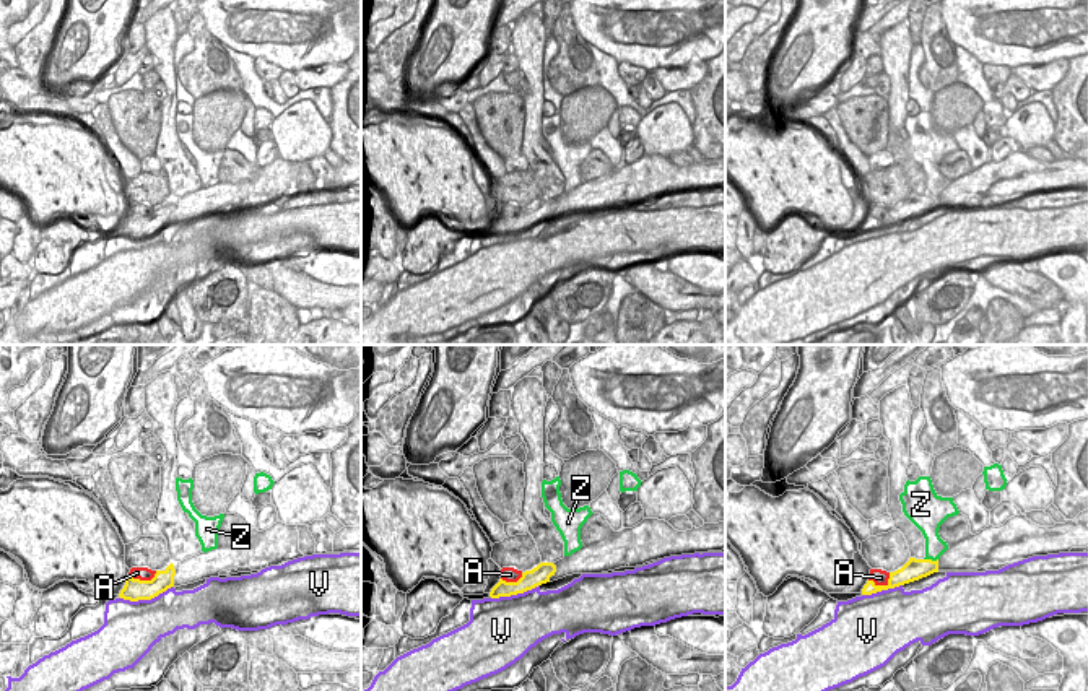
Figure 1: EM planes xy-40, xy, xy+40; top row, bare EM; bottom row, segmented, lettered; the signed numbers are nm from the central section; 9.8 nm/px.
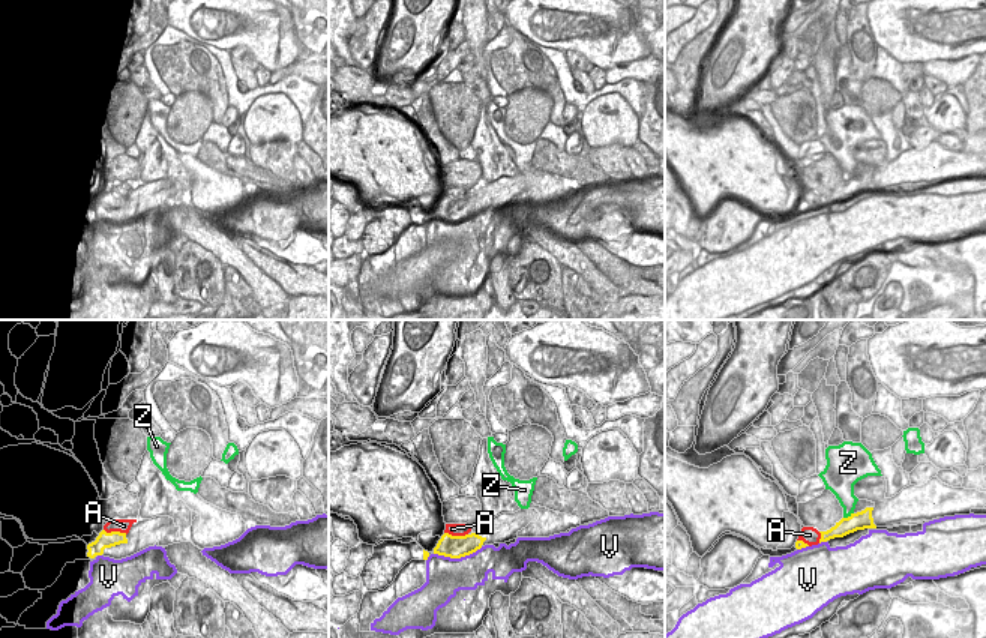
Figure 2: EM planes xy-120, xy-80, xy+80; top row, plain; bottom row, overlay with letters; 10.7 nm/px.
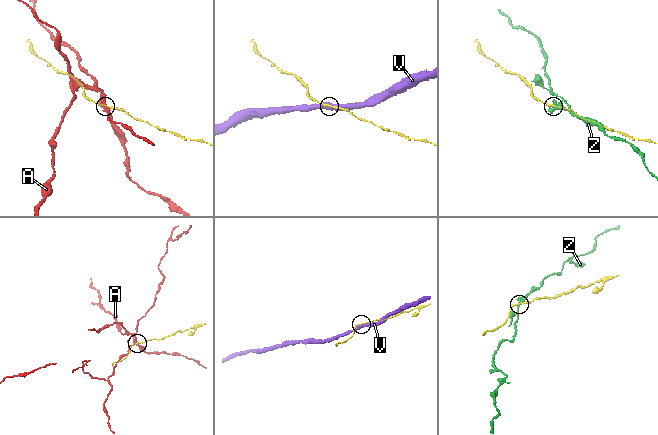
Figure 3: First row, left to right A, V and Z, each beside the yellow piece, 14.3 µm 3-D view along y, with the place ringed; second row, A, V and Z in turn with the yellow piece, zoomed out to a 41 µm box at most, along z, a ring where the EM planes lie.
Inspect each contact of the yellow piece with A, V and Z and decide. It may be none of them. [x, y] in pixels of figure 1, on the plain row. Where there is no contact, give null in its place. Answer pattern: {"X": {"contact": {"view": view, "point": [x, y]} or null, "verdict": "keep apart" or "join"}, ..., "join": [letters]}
{"A": {"contact": {"view": "xy+40", "point": [882, 221]}, "verdict": "keep apart"}, "V": {"contact": {"view": "xy-40", "point": [147, 234]}, "verdict": "keep apart"}, "Z": {"contact": {"view": "xy+40", "point": [931, 195]}, "verdict": "keep apart"}, "join": []}

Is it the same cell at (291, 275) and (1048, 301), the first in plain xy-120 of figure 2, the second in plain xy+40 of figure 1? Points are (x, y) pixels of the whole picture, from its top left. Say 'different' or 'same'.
different

